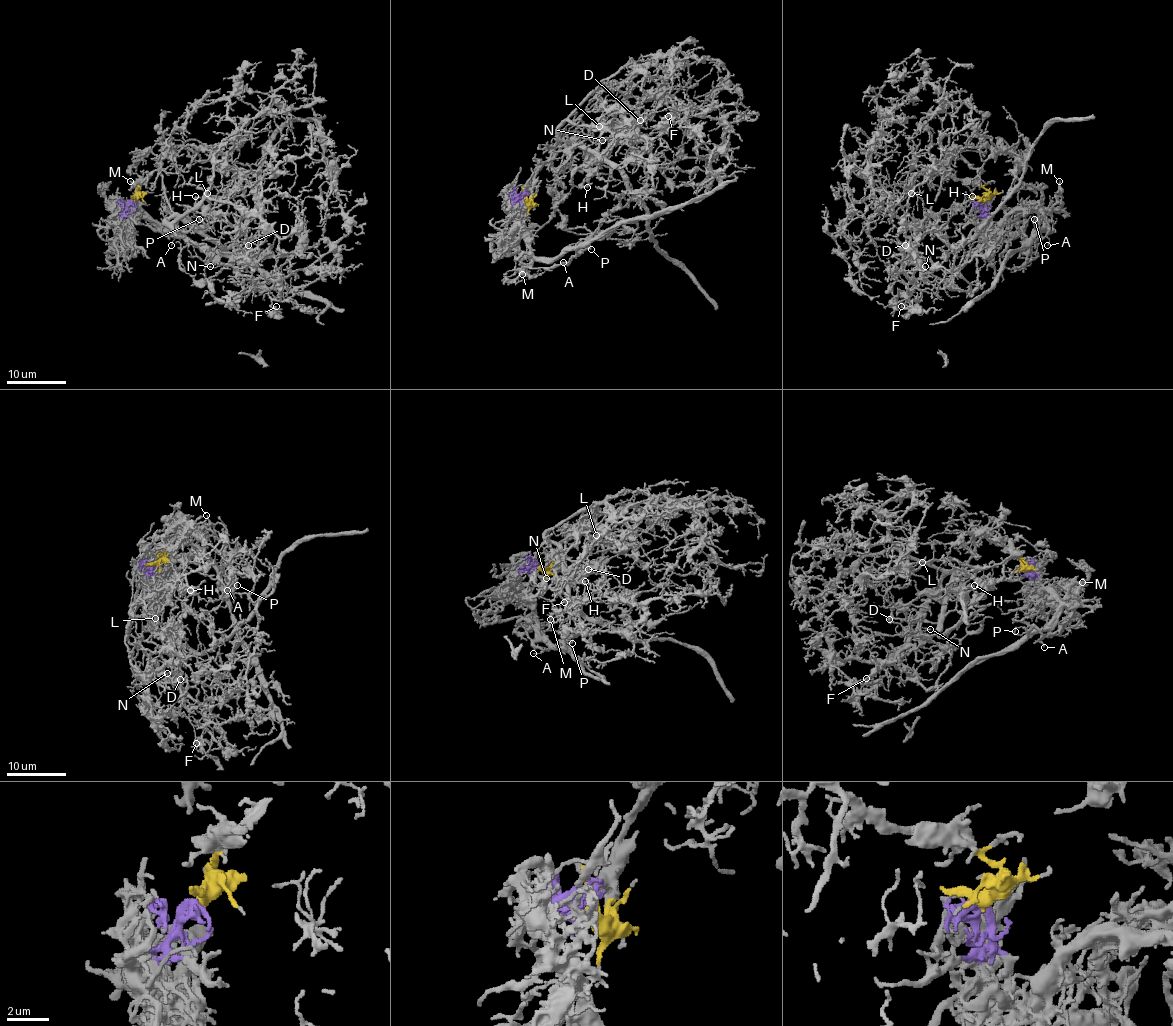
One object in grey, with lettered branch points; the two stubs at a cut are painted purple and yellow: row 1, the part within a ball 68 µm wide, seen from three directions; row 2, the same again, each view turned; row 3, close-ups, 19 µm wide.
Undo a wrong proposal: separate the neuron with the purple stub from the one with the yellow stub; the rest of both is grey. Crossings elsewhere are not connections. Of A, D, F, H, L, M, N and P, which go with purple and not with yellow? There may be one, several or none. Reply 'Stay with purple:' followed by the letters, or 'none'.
Stay with purple: A, M, P

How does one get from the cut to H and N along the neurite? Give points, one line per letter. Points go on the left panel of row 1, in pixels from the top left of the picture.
H: (132, 201), (154, 170), (174, 212), (205, 228), (217, 216), (195, 195)
N: (132, 201), (143, 180), (154, 170), (159, 173), (172, 213), (166, 225), (218, 262), (209, 267)

